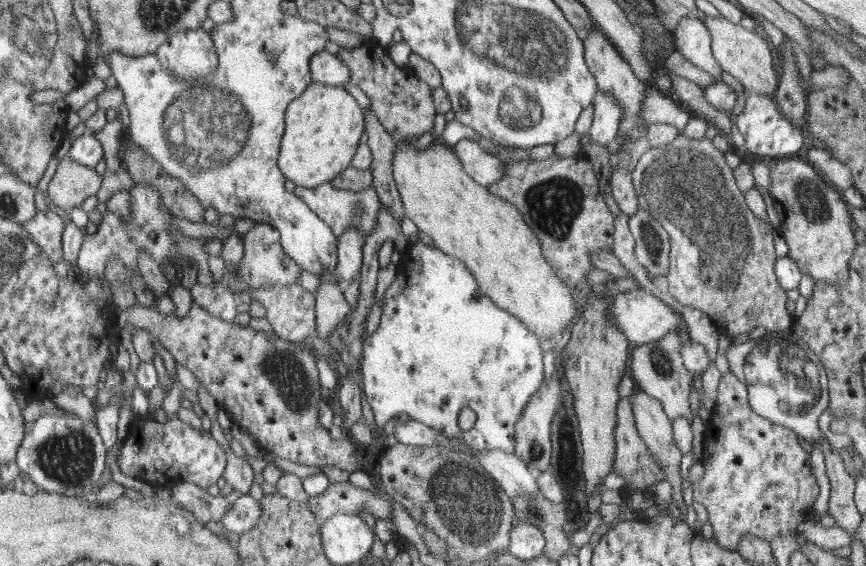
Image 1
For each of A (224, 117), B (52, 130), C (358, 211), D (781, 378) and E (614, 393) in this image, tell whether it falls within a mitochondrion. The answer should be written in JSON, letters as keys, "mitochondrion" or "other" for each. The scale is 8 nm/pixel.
{"A":"mitochondrion","B":"other","C":"mitochondrion","D":"mitochondrion","E":"other"}

